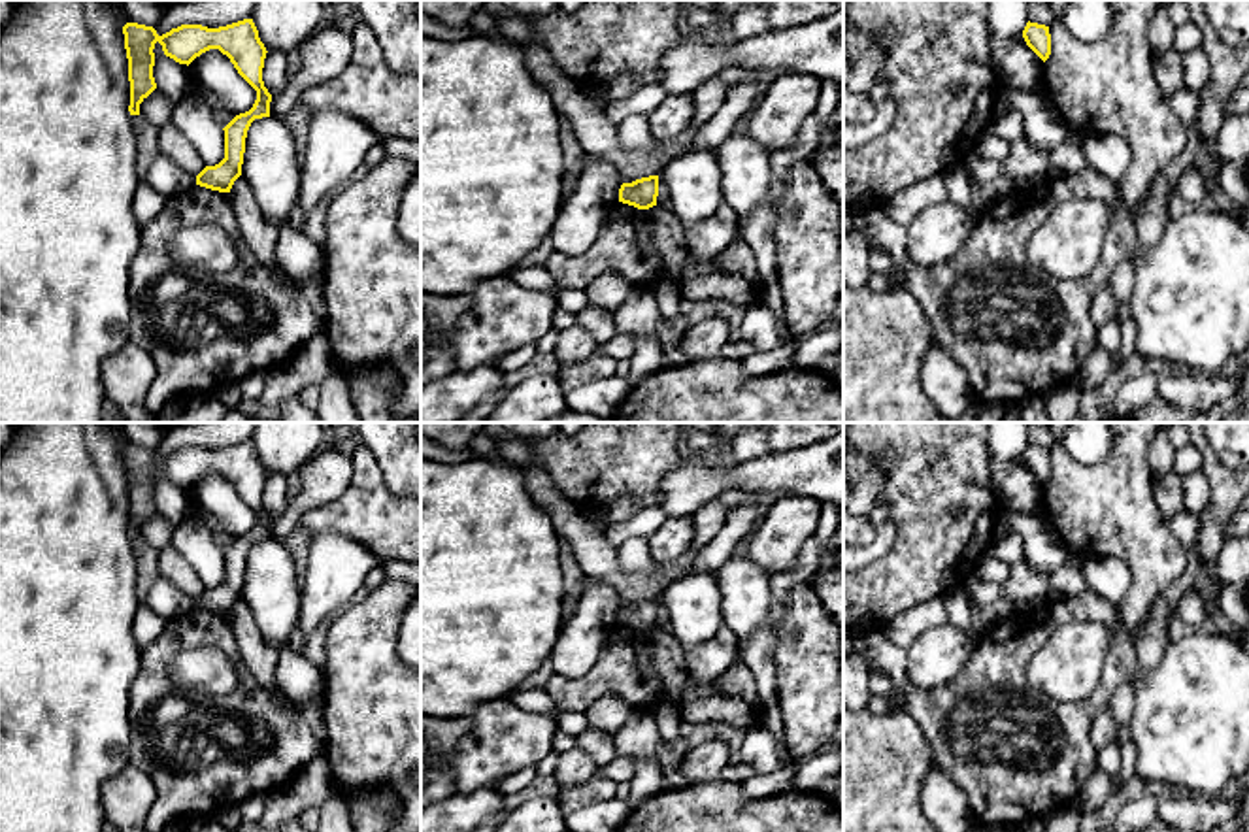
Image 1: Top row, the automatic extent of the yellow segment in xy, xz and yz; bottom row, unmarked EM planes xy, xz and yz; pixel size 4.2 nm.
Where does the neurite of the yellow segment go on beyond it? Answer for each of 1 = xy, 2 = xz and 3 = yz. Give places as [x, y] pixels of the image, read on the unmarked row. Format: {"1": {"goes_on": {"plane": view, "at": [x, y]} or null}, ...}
{"1": {"goes_on": null}, "2": {"goes_on": null}, "3": {"goes_on": null}}

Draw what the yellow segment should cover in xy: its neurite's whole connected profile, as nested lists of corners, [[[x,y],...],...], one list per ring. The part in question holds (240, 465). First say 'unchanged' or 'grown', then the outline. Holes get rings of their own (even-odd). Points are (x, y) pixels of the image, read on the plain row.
unchanged; [[[243,441],[226,449],[208,451],[202,447],[181,447],[158,458],[153,449],[126,445],[123,449],[128,481],[130,538],[140,538],[140,526],[157,511],[153,500],[155,466],[162,468],[166,479],[179,487],[191,487],[209,472],[219,472],[230,481],[238,496],[257,513],[253,530],[236,538],[225,553],[225,581],[215,589],[206,589],[196,598],[196,607],[230,615],[241,598],[245,560],[255,541],[270,540],[272,517],[264,509],[262,491],[266,470],[258,460],[253,441]]]

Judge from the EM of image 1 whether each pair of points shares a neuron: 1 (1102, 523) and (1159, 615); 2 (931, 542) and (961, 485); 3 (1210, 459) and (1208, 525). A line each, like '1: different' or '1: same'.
1: different
2: same
3: same

